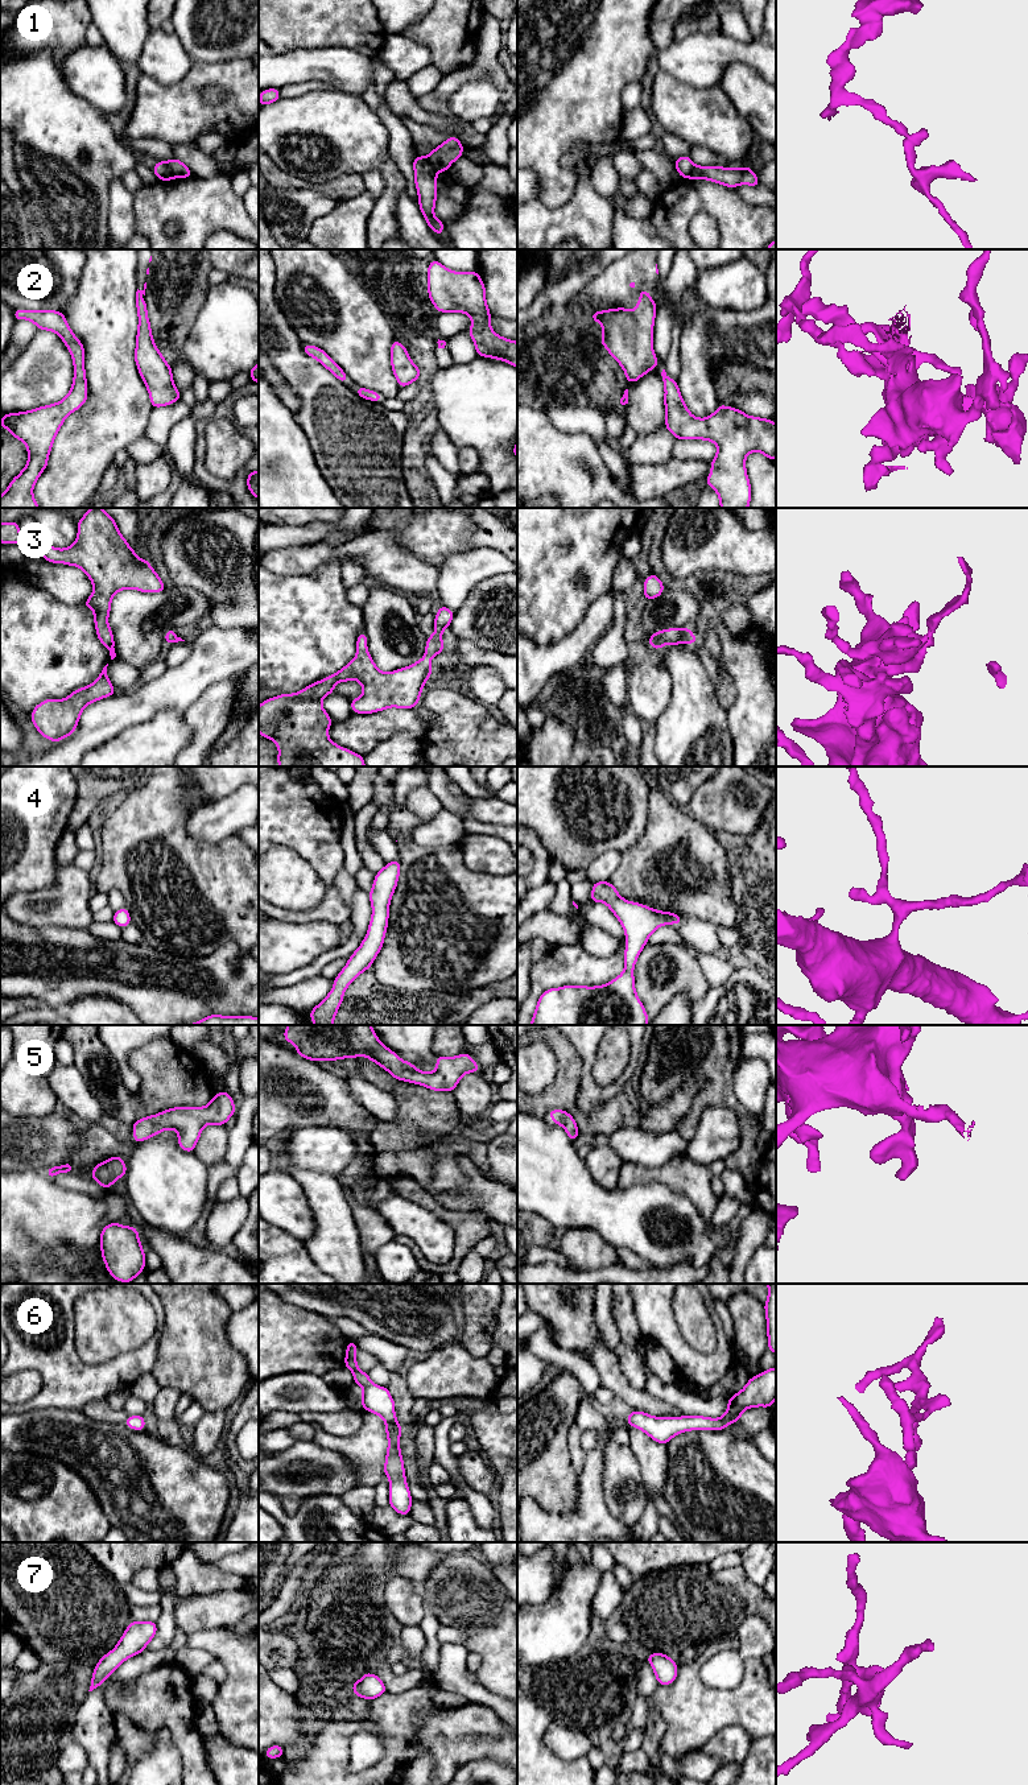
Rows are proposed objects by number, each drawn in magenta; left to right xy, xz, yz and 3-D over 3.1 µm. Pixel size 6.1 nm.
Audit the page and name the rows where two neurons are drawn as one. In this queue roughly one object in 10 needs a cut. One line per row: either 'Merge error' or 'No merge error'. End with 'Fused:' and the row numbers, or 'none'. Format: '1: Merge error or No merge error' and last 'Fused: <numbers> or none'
1: Merge error
2: No merge error
3: No merge error
4: No merge error
5: No merge error
6: No merge error
7: No merge error
Fused: 1

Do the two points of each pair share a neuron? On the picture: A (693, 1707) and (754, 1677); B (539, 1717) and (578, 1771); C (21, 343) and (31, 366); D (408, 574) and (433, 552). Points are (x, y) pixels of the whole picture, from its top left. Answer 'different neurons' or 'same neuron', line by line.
A: same neuron
B: same neuron
C: different neurons
D: different neurons

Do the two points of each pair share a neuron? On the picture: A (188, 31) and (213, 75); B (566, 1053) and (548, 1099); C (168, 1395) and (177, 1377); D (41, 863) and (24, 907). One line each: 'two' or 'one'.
A: two
B: one
C: two
D: two

